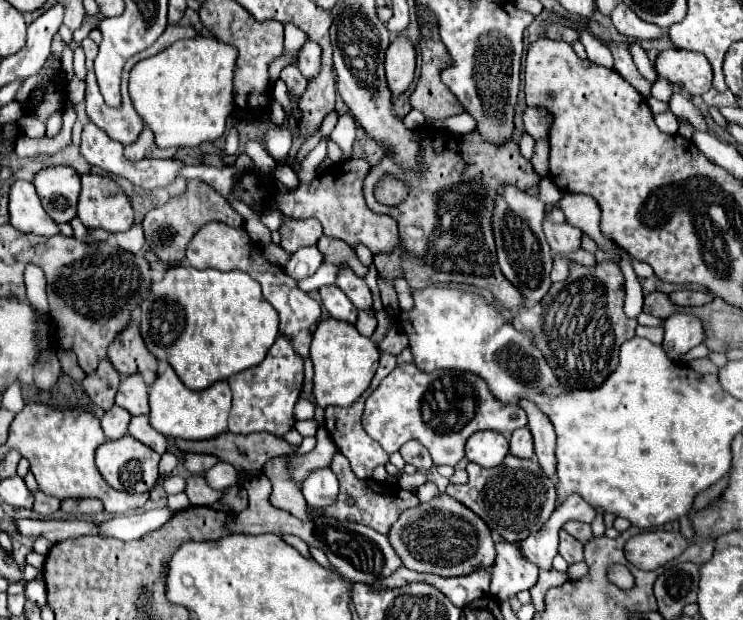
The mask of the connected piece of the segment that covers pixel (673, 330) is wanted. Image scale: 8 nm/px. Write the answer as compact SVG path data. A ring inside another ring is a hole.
M689 313L671 315L663 321L663 327L665 327L663 349L673 361L677 361L679 355L687 353L689 349L705 343L707 339L703 321L697 315L689 315Z

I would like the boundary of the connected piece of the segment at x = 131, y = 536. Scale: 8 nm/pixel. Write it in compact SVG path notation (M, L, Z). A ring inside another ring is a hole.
M169 507L129 513L129 515L117 515L105 523L99 523L97 529L101 537L111 537L119 541L135 541L143 537L145 533L159 529L159 525L163 525L163 521L167 521L171 515L173 511Z

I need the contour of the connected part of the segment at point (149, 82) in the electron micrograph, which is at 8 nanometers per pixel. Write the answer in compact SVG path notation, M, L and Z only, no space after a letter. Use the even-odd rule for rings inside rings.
M213 37L181 39L159 55L139 61L129 75L129 95L135 111L143 123L153 131L155 143L161 149L183 149L199 147L205 141L215 141L225 133L227 117L233 113L233 69L235 69L235 49Z

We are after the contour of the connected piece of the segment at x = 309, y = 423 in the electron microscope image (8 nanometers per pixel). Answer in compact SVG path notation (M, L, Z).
M314 419L296 421L294 428L303 436L315 436L318 430L318 424Z

